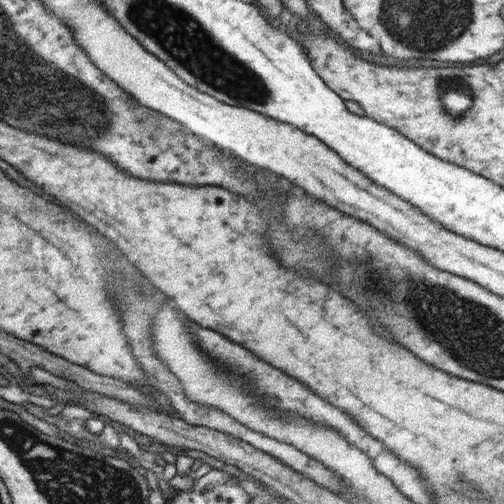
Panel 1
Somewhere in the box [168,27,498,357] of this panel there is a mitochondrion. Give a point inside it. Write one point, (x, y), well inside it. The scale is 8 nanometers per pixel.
(444, 99)

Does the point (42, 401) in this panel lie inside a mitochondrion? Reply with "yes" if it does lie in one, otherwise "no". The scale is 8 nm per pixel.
yes

